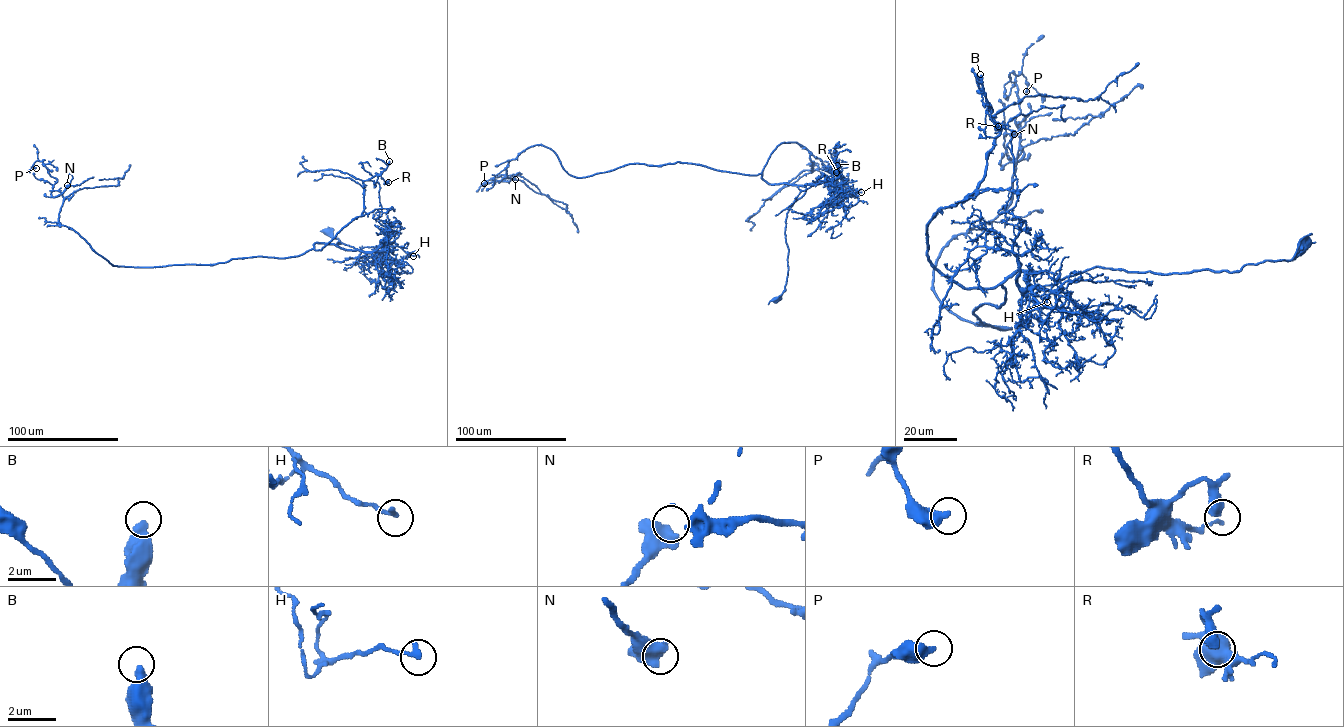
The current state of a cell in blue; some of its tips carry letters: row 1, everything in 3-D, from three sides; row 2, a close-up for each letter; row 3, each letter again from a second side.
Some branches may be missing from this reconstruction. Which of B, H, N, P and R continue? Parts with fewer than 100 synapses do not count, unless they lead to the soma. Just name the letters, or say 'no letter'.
B

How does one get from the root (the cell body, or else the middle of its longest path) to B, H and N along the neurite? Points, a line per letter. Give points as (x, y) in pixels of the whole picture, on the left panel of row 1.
B: (329, 232), (338, 244), (358, 249), (313, 244), (320, 250), (362, 215), (363, 182), (380, 173), (389, 161)
H: (329, 232), (339, 240), (338, 244), (339, 241), (359, 250), (382, 251), (386, 244), (394, 242), (413, 256)
N: (329, 232), (358, 249), (315, 243), (286, 257), (114, 266), (58, 222), (63, 197), (51, 192), (67, 185)

